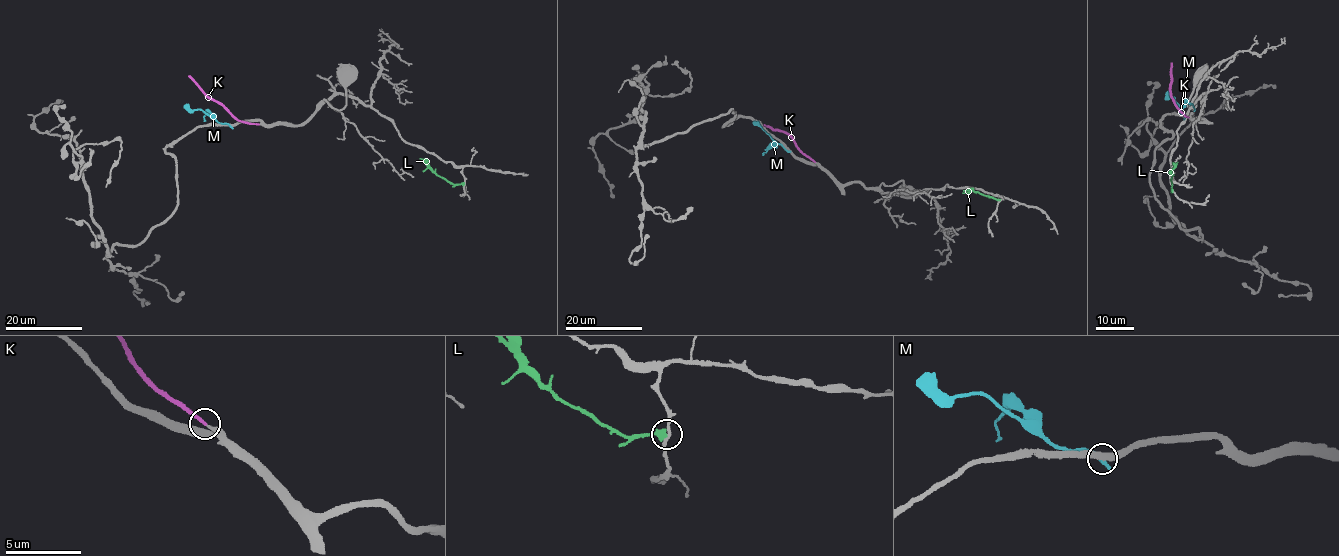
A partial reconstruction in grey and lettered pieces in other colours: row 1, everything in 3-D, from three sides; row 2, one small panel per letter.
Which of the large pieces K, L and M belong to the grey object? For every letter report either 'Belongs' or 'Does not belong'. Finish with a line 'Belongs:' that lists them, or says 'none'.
K: Belongs
L: Does not belong
M: Does not belong
Belongs: K

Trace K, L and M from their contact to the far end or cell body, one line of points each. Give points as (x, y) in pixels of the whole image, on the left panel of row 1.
K: (258, 124), (242, 122), (211, 99), (188, 75)
L: (464, 184), (450, 184), (419, 158)
M: (230, 126), (213, 119), (200, 109), (183, 106)

